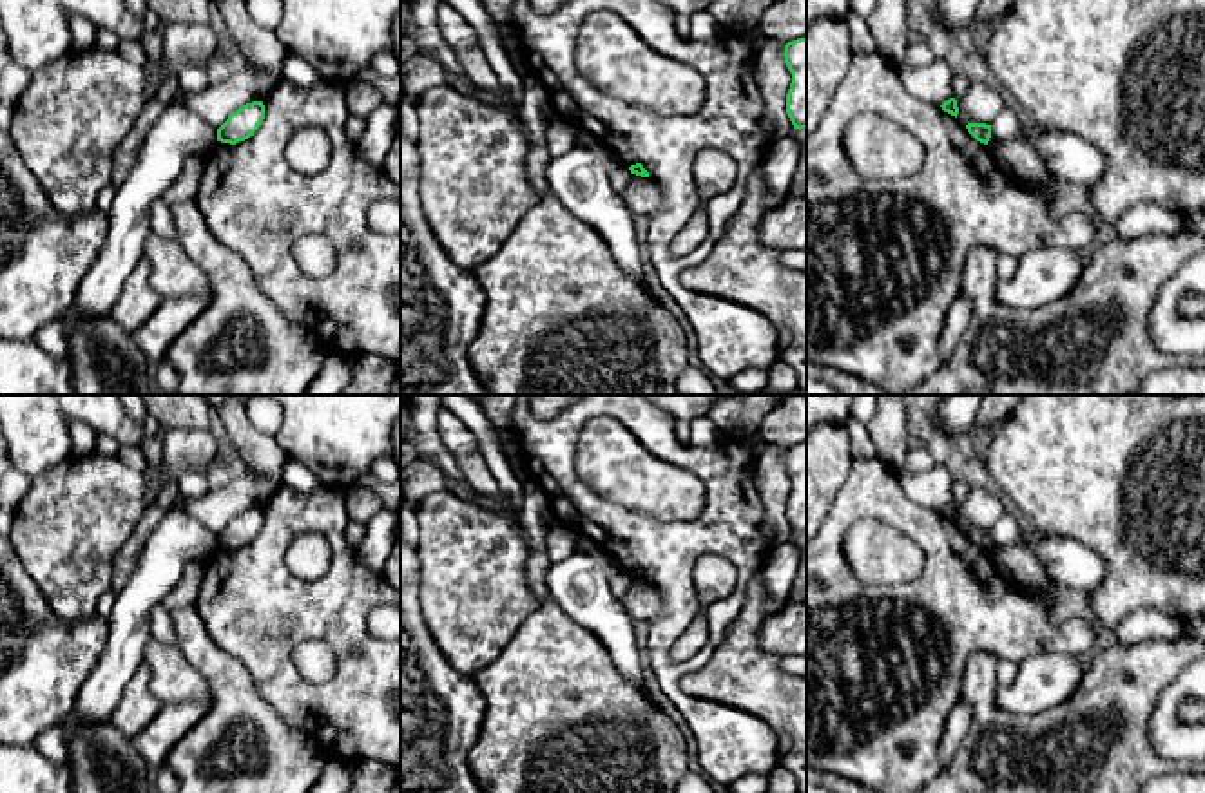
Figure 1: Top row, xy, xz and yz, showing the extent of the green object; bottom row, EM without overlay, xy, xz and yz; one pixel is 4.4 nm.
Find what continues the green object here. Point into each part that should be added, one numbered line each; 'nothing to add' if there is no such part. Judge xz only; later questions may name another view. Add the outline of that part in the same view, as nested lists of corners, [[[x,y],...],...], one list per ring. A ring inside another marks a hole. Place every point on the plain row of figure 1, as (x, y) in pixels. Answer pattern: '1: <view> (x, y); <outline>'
nothing to add

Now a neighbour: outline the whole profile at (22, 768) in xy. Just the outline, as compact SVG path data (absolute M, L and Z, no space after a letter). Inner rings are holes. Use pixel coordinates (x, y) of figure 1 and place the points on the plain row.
M0 740L0 793L74 793L69 762L56 764L33 744Z

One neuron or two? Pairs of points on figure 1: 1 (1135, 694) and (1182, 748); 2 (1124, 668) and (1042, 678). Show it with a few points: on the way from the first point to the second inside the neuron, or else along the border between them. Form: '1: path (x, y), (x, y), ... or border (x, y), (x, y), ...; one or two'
1: border (1175, 676), (1147, 723), (1147, 741), (1155, 754); two
2: border (1084, 670), (1079, 687), (1055, 707); two

